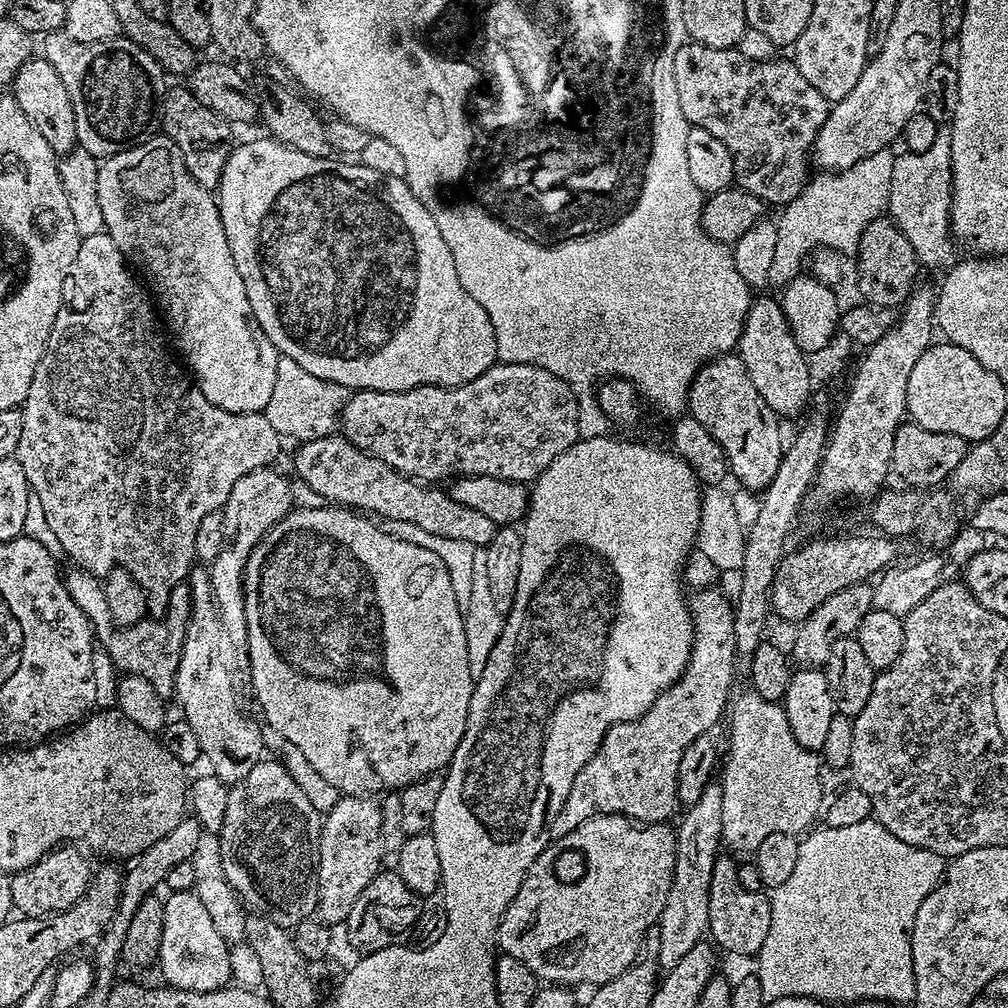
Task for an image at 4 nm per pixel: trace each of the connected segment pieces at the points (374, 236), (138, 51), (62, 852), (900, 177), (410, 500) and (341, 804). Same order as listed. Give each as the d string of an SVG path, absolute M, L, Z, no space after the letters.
M263 139L252 140L249 144L237 143L233 147L222 170L218 203L222 226L226 230L226 242L230 246L230 254L234 254L234 266L238 266L242 286L246 286L246 298L250 298L258 326L262 326L266 338L270 338L277 352L281 356L289 356L298 362L298 366L326 383L366 392L405 392L427 384L457 388L459 384L478 378L478 374L486 374L486 370L497 363L494 326L486 310L482 310L482 306L478 306L478 302L466 294L462 282L458 282L454 254L450 254L450 246L446 246L446 238L442 238L442 230L438 230L434 214L430 214L430 210L426 210L422 201L413 194L407 179L388 177L368 169L361 162L302 154L277 140Z
M64 31L45 32L42 58L54 66L74 106L76 142L97 158L107 158L152 139L162 128L166 73L142 46L127 38L74 42Z
M61 846L47 852L38 863L11 877L12 907L21 917L51 916L74 906L86 894L94 875L93 865L88 865L85 853L76 846Z
M941 126L938 138L934 138L934 142L927 150L901 151L902 154L896 156L894 171L890 177L887 215L892 217L898 230L906 234L910 246L914 246L914 254L925 269L947 270L953 267L957 259L957 245L952 235L951 142L951 127Z
M331 434L314 438L299 445L296 452L296 472L299 481L310 486L325 501L338 506L347 506L364 514L380 516L384 520L398 519L415 522L431 534L457 541L472 542L477 546L487 546L494 538L498 527L486 514L454 502L454 498L443 487L429 486L427 483L404 476L398 470L386 466L378 458L351 444L343 434Z
M342 796L340 800L325 813L321 823L319 838L318 898L317 915L328 926L347 923L348 916L354 908L358 897L373 878L382 870L384 857L384 839L381 834L381 805L370 796Z

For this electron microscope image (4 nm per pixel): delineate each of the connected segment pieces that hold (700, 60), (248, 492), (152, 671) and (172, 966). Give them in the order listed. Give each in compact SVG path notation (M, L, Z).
M686 42L674 54L674 86L678 86L678 106L691 127L710 130L734 158L735 183L754 194L765 205L790 203L810 179L810 157L816 139L828 117L830 102L802 78L791 59L751 61L736 48L711 48Z
M272 466L259 468L246 474L246 478L238 478L234 490L230 490L230 498L226 498L222 509L222 551L218 553L218 558L210 561L210 571L216 609L220 612L220 621L224 623L228 640L233 646L244 646L248 642L244 571L250 554L256 549L256 543L294 507L293 481L287 480L282 473L275 472L276 470Z
M76 566L72 570L72 573L64 576L70 596L74 598L74 602L78 602L82 614L86 614L99 647L100 644L104 647L104 652L112 659L113 666L121 668L119 671L129 676L146 678L146 682L150 682L150 686L158 690L161 698L171 697L176 686L176 671L188 630L188 619L192 616L192 595L187 583L174 586L162 618L145 618L137 624L118 628L112 623L110 610L106 610L103 583L83 568Z
M169 891L167 895L162 914L162 946L158 957L158 969L160 968L161 974L164 975L163 983L191 992L213 992L219 988L229 987L232 980L230 944L222 938L222 934L218 934L210 913L202 906L202 898L198 898L195 891Z

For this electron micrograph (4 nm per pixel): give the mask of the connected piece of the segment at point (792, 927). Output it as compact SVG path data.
M869 818L862 822L857 822L854 826L843 826L837 829L829 828L827 826L820 826L817 832L812 832L807 837L806 835L801 839L798 846L798 863L794 865L794 870L790 874L790 878L786 878L786 882L782 882L782 886L771 889L770 899L772 901L772 909L770 910L770 934L766 934L766 942L762 942L758 953L758 959L760 959L760 969L758 969L758 975L760 978L760 985L762 986L762 994L765 1001L777 1000L778 998L790 998L791 996L809 996L815 1000L823 1000L825 1002L831 1002L831 1000L837 1000L840 1004L852 1004L855 1005L861 1000L882 1000L889 1005L892 1004L908 1004L911 1005L916 998L916 983L914 982L914 962L912 961L912 927L914 926L914 918L918 914L918 906L922 906L922 902L926 902L926 898L931 894L938 885L943 881L946 871L945 857L939 856L937 852L931 852L930 850L922 850L918 846L910 846L906 842L902 842L898 838L894 838L894 834L890 834L890 830L886 830L879 822L874 818Z

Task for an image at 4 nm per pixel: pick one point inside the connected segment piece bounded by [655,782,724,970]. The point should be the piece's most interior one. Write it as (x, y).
(683, 923)

